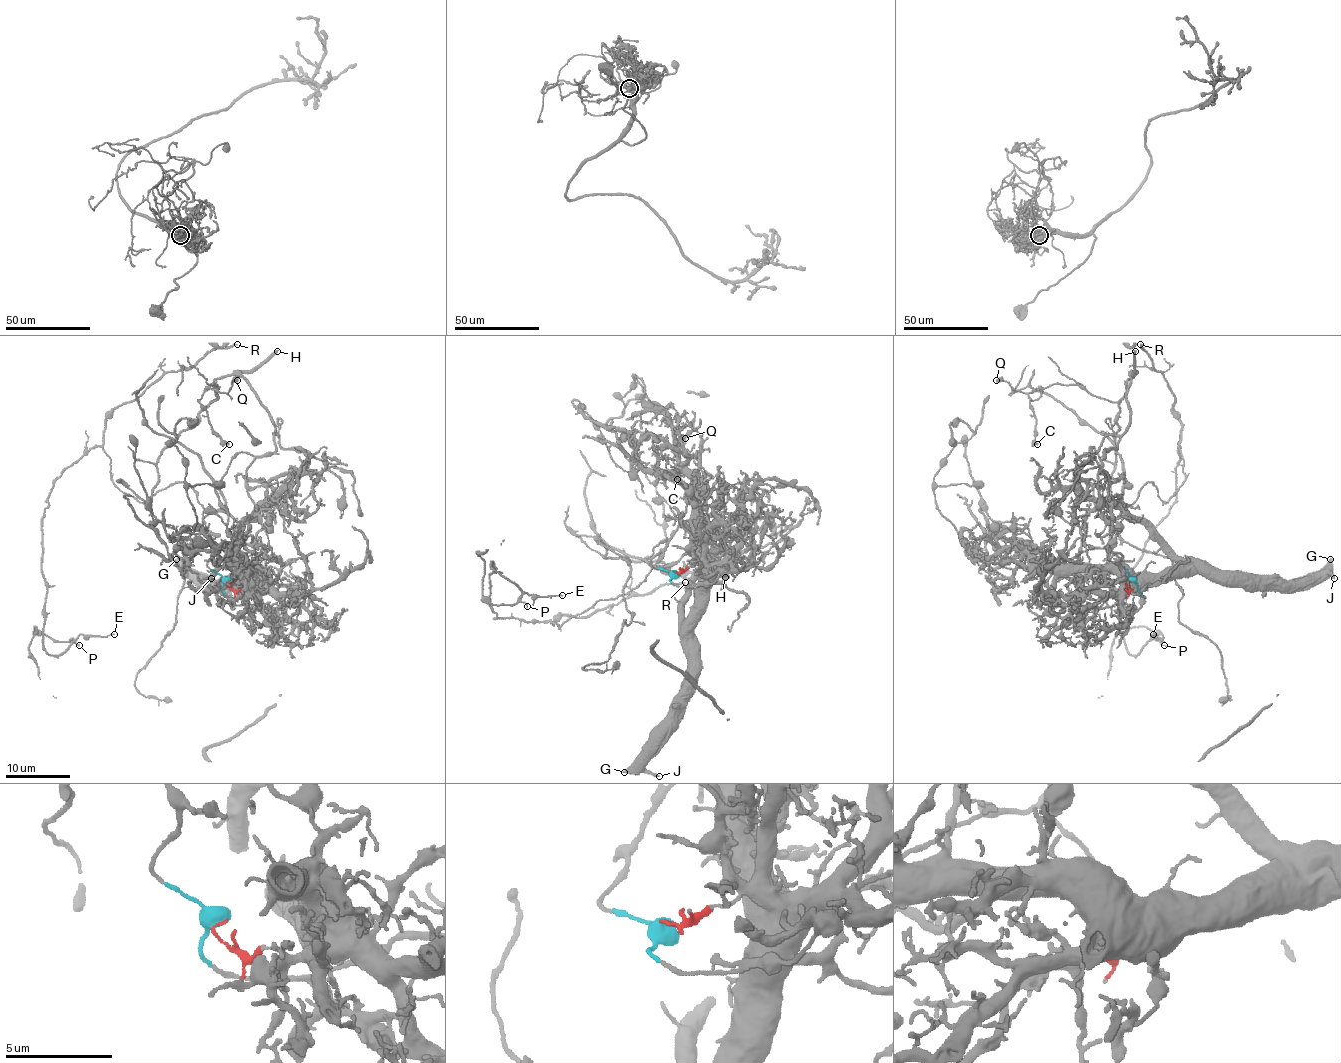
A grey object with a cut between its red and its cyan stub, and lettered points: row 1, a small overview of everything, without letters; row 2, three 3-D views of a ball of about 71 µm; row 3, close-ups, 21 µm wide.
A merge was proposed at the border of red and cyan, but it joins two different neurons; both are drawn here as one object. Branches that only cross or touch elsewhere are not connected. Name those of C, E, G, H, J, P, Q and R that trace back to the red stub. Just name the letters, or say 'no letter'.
G, J

